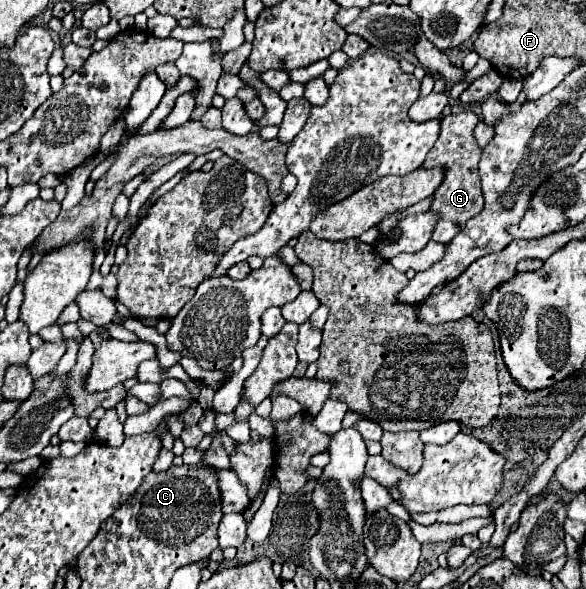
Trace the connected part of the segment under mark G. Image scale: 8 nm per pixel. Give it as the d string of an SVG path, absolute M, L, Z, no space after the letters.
M470 110L456 112L456 114L442 118L440 138L436 140L436 144L432 146L432 150L428 152L428 156L424 160L424 168L436 168L436 166L446 168L446 178L444 178L442 186L434 192L434 202L430 208L430 212L440 214L440 220L436 224L432 238L442 244L448 244L466 226L466 222L472 216L480 214L480 210L484 208L480 176L478 176L478 162L480 162L482 148L478 146L474 134L472 134L476 124L478 124L478 116Z

